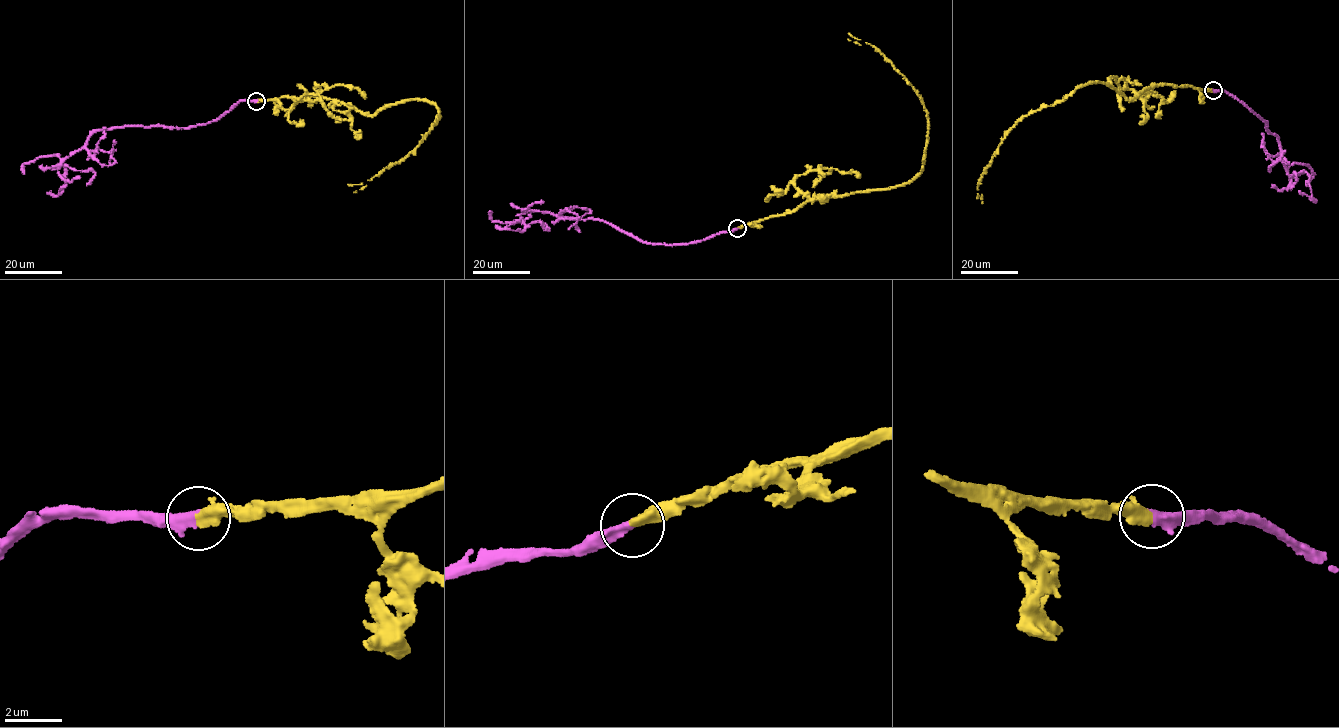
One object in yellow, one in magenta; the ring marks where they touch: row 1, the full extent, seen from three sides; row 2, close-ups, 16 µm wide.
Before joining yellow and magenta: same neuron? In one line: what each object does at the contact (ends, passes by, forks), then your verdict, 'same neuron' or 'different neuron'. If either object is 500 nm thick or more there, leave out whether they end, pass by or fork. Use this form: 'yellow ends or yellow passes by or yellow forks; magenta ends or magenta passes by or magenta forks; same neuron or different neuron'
yellow ends; magenta ends; same neuron

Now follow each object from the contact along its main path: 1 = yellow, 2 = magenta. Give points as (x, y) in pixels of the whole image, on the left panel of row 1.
1: (257, 100), (315, 95), (370, 115), (412, 99), (434, 103), (439, 119), (424, 139), (354, 192)
2: (257, 100), (237, 102), (200, 125), (96, 131), (55, 167), (91, 170), (95, 177), (87, 185)

